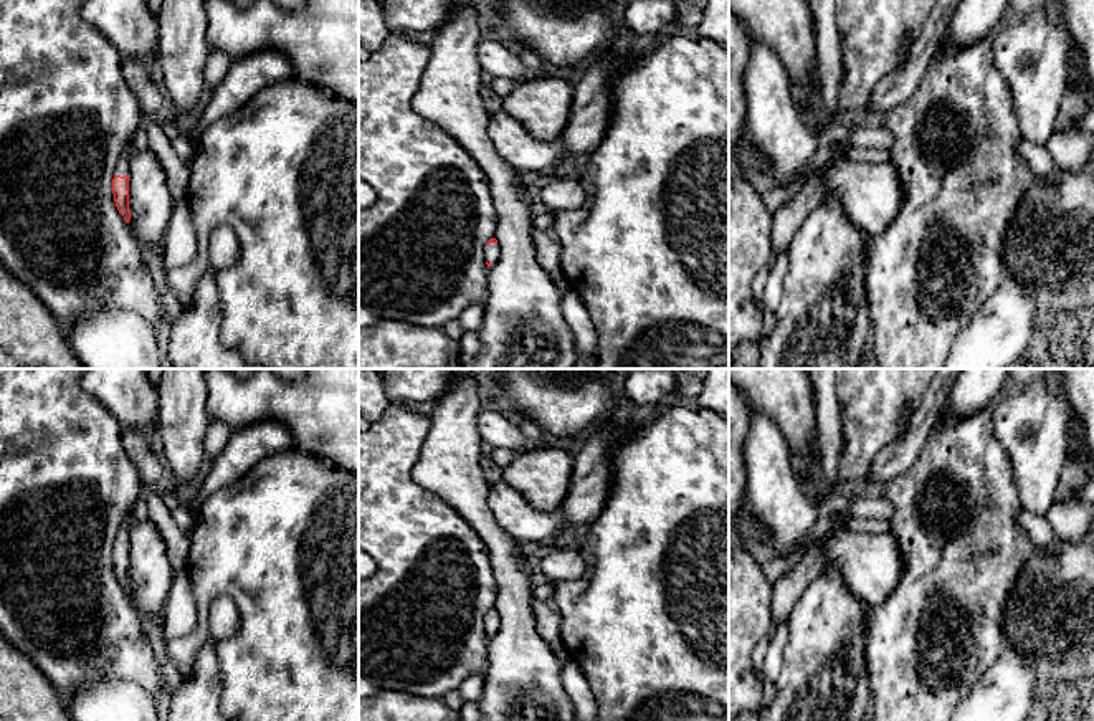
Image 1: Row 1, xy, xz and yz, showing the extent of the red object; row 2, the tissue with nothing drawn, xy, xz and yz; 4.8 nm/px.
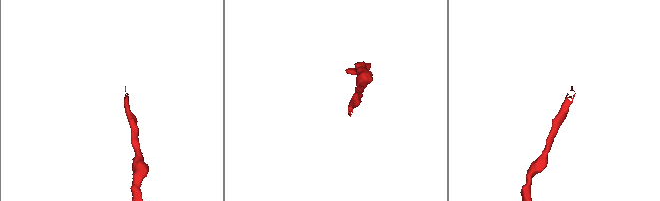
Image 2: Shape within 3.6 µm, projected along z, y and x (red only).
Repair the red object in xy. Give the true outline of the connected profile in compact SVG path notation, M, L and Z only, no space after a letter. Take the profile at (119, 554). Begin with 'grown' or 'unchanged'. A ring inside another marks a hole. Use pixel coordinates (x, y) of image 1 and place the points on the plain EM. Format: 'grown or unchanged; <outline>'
grown; M129 514L121 526L121 531L116 537L114 549L112 549L112 564L114 572L119 584L129 594L131 580L129 580L129 529L134 524L134 514Z

